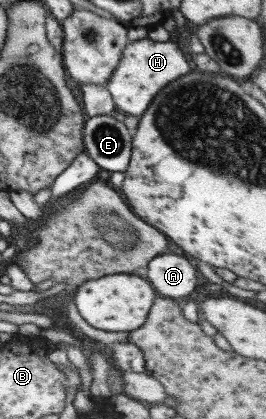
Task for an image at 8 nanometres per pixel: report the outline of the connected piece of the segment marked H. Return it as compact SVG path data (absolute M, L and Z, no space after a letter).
M135 40L127 42L127 45L121 50L119 63L111 72L105 84L109 92L116 111L122 111L125 115L140 117L144 110L147 109L150 100L154 94L166 86L172 80L186 74L188 70L193 69L190 63L188 66L187 58L178 50L174 40L165 42L154 42L154 40Z

